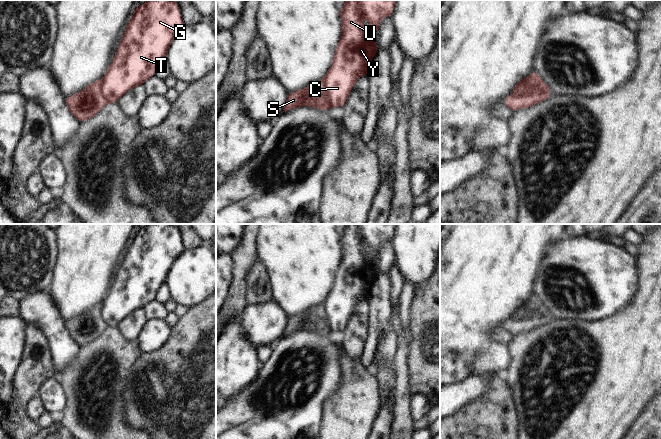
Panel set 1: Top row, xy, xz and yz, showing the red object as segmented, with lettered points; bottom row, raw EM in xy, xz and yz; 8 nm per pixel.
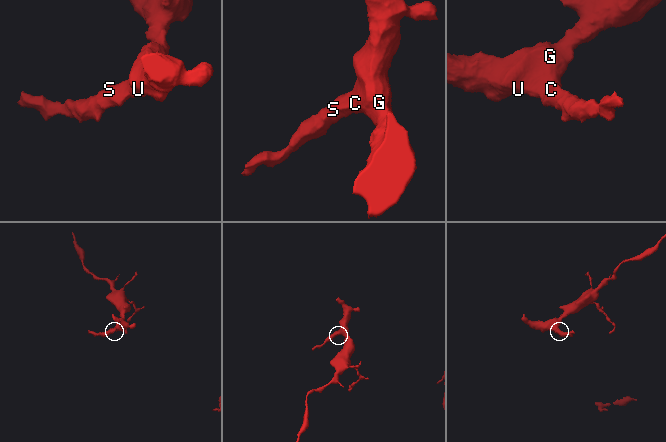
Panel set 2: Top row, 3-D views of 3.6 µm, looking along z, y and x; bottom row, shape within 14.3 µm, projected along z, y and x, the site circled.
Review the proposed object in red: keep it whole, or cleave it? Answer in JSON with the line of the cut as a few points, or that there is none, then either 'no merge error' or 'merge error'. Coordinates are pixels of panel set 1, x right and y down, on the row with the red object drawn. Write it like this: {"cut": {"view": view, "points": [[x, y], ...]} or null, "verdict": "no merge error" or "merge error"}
{"cut": {"view": "yz", "points": [[534, 84], [527, 94], [511, 95]]}, "verdict": "merge error"}

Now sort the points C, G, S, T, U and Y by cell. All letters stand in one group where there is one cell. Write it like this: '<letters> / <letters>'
C G T U Y / S

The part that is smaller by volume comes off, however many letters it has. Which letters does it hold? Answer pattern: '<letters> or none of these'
S

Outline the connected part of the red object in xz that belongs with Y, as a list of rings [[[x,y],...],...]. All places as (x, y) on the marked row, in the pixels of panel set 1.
[[[346,0],[340,18],[342,36],[334,60],[323,78],[330,107],[343,107],[357,79],[367,76],[368,67],[378,45],[363,33],[361,18],[365,18],[378,34],[379,24],[394,12],[396,0]]]

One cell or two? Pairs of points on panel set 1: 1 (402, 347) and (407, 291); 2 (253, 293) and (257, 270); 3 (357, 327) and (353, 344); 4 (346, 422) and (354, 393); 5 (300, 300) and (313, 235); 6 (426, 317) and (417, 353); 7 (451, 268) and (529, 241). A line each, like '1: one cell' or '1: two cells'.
1: two cells
2: one cell
3: one cell
4: one cell
5: one cell
6: one cell
7: one cell

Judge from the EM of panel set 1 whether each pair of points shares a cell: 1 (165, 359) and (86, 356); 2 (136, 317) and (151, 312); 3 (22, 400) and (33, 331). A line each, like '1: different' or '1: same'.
1: different
2: different
3: same

